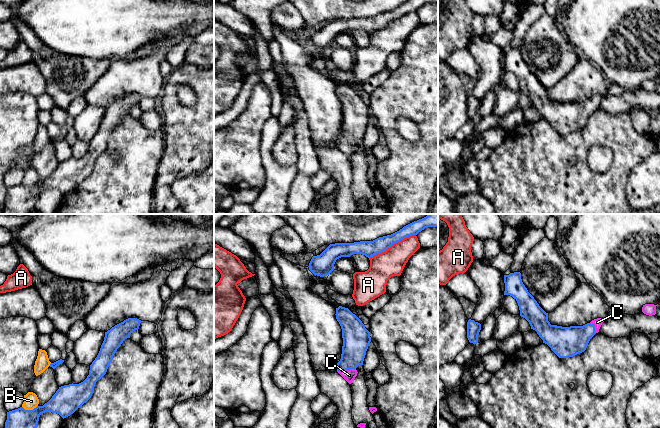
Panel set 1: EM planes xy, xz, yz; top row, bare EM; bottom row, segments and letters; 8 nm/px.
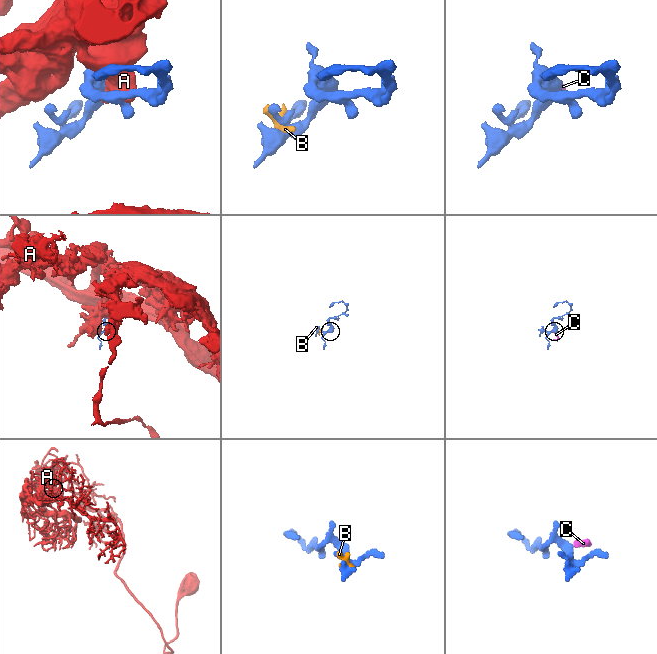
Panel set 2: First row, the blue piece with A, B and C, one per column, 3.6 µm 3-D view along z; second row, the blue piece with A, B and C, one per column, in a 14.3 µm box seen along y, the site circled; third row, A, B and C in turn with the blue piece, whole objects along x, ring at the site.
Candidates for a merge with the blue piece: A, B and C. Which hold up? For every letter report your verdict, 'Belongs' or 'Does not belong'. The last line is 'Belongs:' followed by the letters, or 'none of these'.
A: Does not belong
B: Does not belong
C: Belongs
Belongs: C

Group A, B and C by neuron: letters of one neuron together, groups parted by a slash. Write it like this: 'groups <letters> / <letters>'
groups A / B / C

